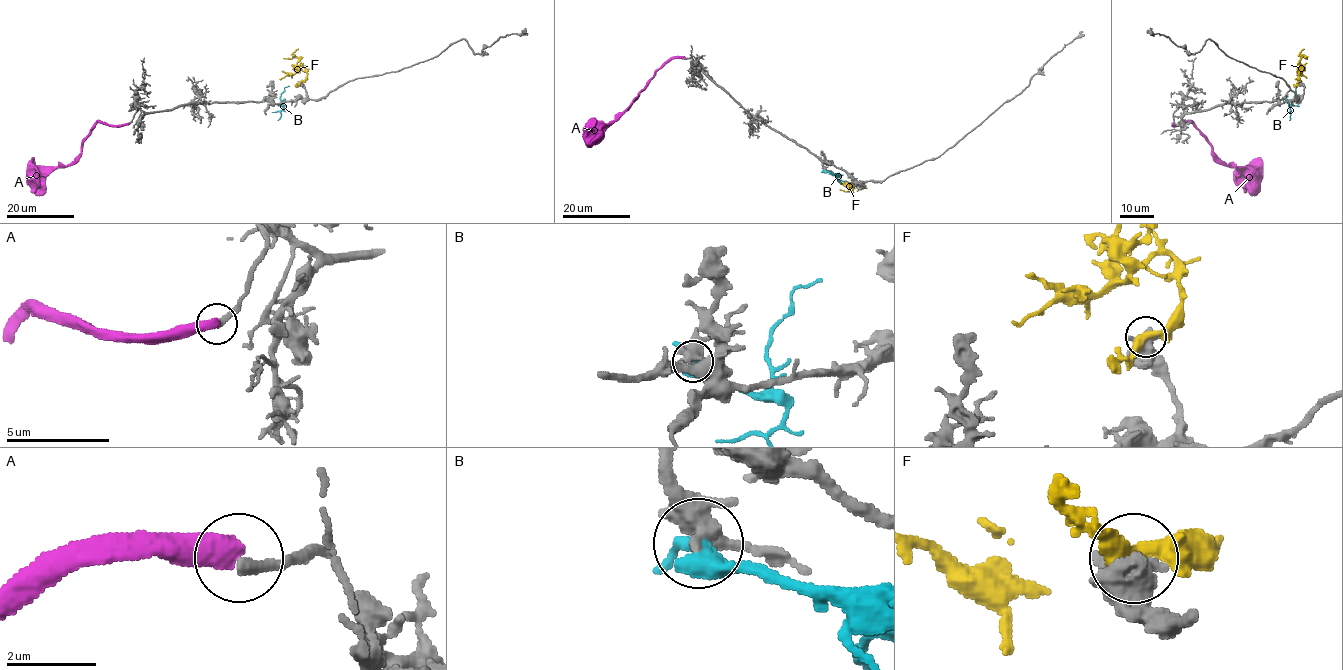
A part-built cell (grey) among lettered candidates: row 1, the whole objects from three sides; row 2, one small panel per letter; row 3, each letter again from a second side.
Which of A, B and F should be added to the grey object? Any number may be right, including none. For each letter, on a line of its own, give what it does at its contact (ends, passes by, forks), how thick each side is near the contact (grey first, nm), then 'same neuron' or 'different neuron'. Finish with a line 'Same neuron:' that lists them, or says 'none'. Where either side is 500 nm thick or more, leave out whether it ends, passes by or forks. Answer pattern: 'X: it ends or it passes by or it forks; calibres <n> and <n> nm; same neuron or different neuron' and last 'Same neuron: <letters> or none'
A: calibres 280 and 550 nm; different neuron
B: it passes by; calibres 320 and 440 nm; different neuron
F: calibres 700 and 320 nm; different neuron
Same neuron: none

